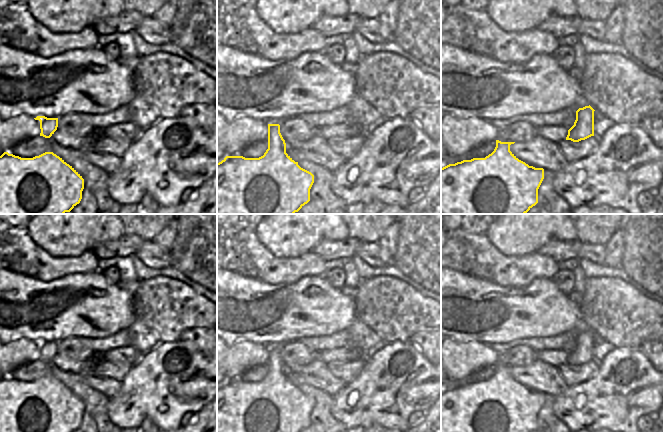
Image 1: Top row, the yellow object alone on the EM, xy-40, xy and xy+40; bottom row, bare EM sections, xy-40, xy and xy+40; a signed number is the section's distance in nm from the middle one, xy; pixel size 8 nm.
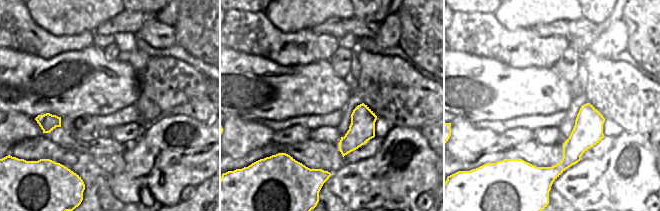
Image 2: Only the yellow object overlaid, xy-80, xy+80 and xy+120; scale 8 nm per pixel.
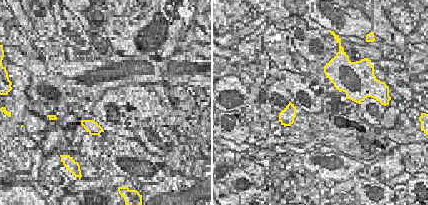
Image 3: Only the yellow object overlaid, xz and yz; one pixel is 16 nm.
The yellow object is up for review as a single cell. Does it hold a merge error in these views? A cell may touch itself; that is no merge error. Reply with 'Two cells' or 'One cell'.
One cell.

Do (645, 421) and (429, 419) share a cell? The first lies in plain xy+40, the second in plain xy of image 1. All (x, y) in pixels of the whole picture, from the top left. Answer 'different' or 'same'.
different

